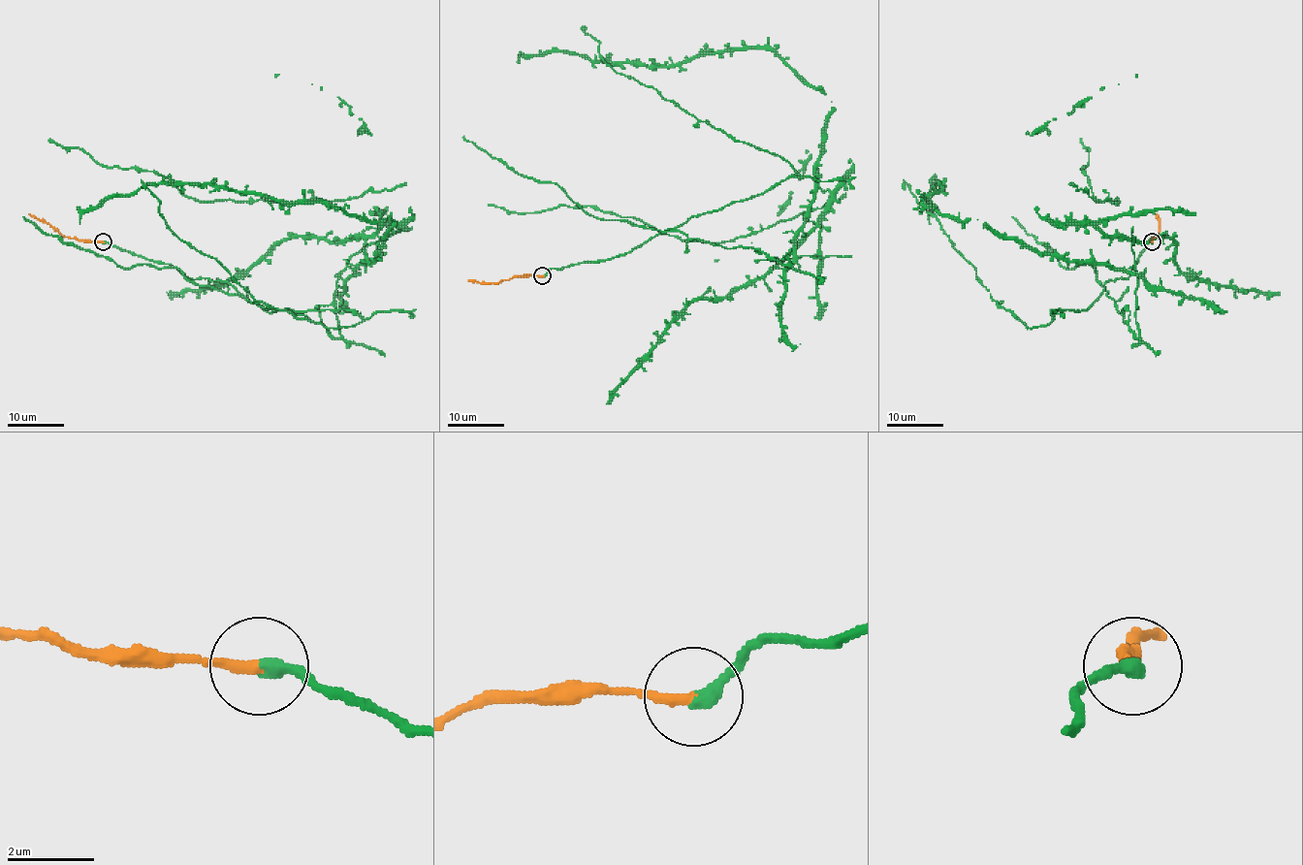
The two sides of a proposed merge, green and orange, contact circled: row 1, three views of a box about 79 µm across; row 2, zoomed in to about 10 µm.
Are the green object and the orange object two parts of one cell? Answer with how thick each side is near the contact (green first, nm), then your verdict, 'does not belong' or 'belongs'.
360 nm thick on the green side, 280 nm on the other; belongs

